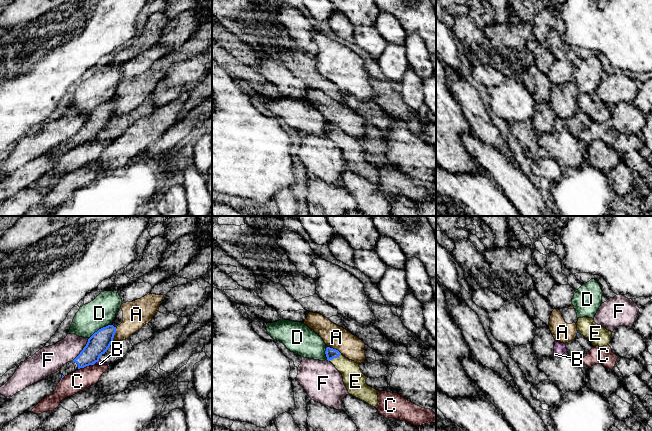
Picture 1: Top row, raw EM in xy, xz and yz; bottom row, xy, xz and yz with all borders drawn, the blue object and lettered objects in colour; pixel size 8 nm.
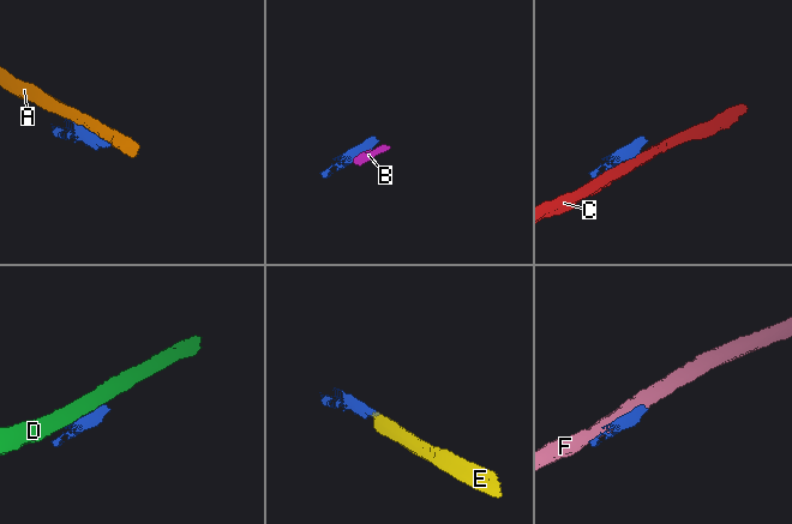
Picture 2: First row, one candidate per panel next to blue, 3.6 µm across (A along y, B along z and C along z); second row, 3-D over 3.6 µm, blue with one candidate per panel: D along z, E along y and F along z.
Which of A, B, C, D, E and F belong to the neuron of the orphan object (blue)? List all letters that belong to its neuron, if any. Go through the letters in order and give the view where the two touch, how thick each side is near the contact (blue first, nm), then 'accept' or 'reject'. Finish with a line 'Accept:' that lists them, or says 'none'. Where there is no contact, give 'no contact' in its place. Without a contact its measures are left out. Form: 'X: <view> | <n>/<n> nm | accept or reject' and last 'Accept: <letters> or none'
A: xy | 170/220 nm | reject
B: xy | 170/50 nm | reject
C: xy | 170/170 nm | reject
D: xy | 170/240 nm | reject
E: xz | 90/180 nm | accept
F: xy | 170/190 nm | reject
Accept: E

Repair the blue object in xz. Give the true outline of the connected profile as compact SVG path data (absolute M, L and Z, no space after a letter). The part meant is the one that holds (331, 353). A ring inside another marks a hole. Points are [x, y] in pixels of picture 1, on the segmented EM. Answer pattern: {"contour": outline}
{"contour": "M327 347L325 351L327 360L342 374L343 382L348 393L369 405L375 407L378 405L377 390L366 384L365 376L359 367L359 364L343 356L338 350Z"}

